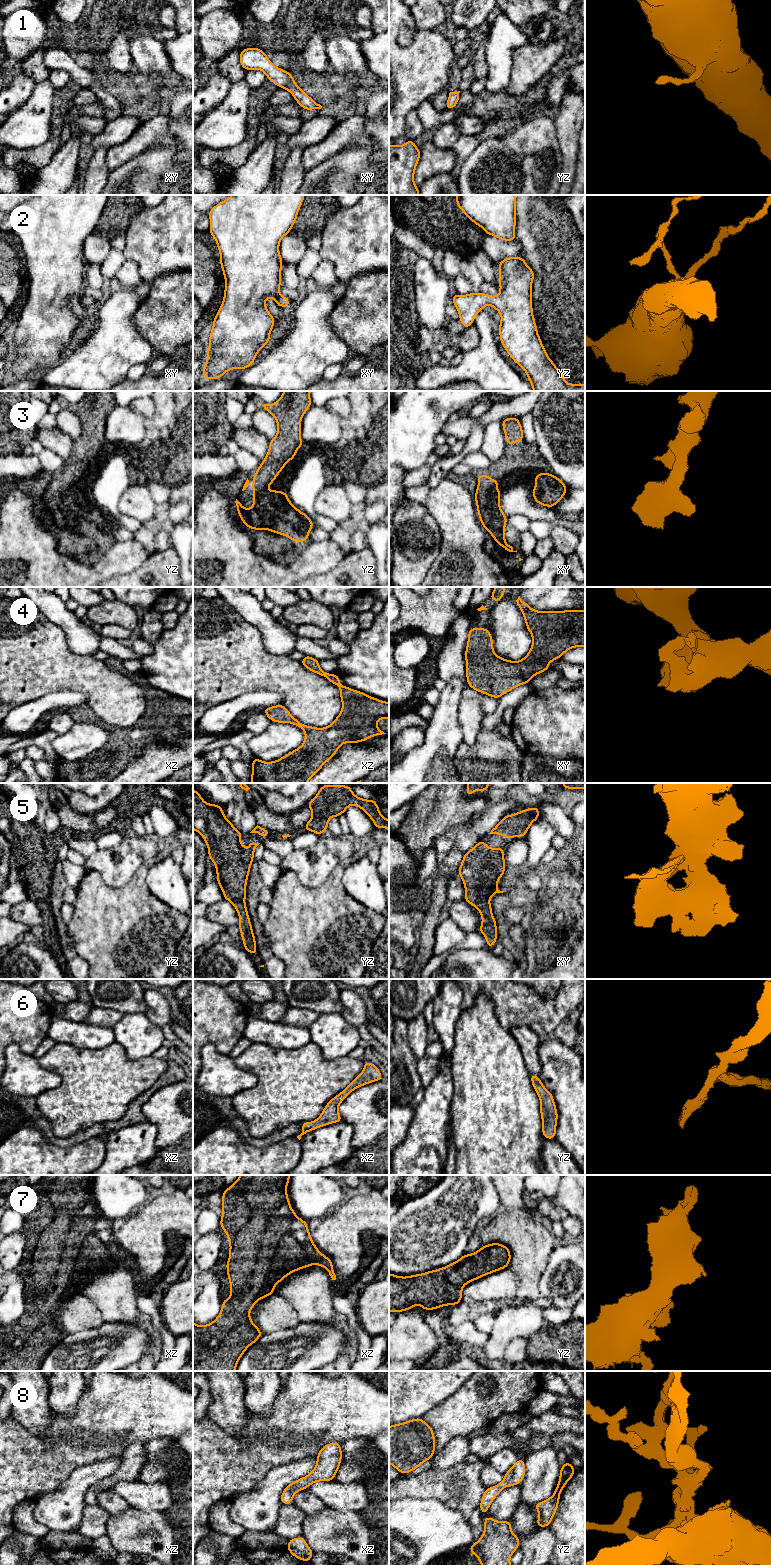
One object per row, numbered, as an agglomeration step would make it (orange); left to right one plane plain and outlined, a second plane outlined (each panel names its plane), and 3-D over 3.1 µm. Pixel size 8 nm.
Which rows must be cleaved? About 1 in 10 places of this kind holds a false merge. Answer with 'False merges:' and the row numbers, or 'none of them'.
False merges: none of them

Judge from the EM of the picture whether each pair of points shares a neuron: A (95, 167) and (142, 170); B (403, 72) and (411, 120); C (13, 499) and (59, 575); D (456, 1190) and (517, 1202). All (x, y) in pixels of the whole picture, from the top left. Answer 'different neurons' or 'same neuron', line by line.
A: different neurons
B: different neurons
C: same neuron
D: different neurons

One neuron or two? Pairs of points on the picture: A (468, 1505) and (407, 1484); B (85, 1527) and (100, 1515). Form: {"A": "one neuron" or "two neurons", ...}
{"A": "one neuron", "B": "one neuron"}

